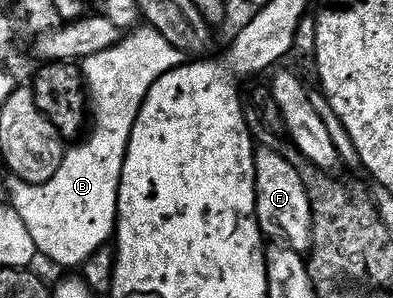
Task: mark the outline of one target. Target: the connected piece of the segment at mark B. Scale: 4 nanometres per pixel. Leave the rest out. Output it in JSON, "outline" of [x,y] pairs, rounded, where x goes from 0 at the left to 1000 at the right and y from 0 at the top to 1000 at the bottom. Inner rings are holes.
{"outline":[[[346,87],[321,114],[305,117],[303,138],[288,154],[277,154],[267,168],[247,168],[247,181],[226,181],[206,208],[206,238],[211,245],[211,275],[216,305],[226,339],[226,443],[232,430],[232,456],[214,453],[198,477],[168,500],[155,530],[155,557],[145,557],[145,570],[135,584],[135,597],[125,597],[109,617],[97,621],[87,634],[92,671],[89,701],[76,715],[66,715],[69,768],[74,785],[89,799],[89,829],[102,849],[109,846],[140,886],[201,886],[219,859],[232,859],[262,815],[275,815],[277,795],[293,775],[293,695],[298,691],[298,638],[303,634],[303,601],[308,597],[308,557],[318,530],[318,503],[323,500],[323,466],[333,446],[338,409],[349,396],[349,369],[359,356],[359,342],[369,329],[369,315],[379,302],[379,289],[389,289],[389,275],[399,275],[399,262],[410,262],[410,248],[420,248],[435,228],[448,228],[455,215],[468,211],[471,178],[440,158],[430,138],[407,114],[399,97],[382,87]]]}

